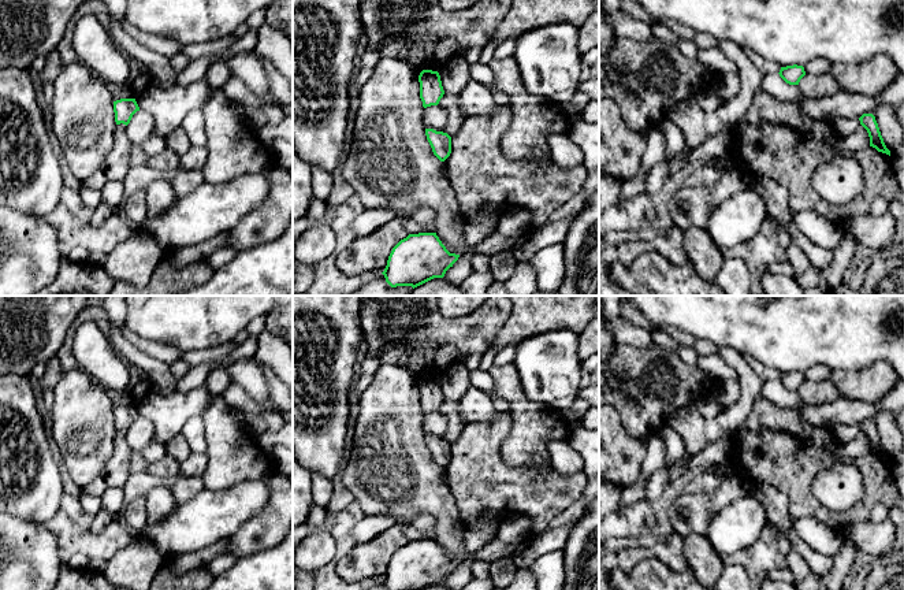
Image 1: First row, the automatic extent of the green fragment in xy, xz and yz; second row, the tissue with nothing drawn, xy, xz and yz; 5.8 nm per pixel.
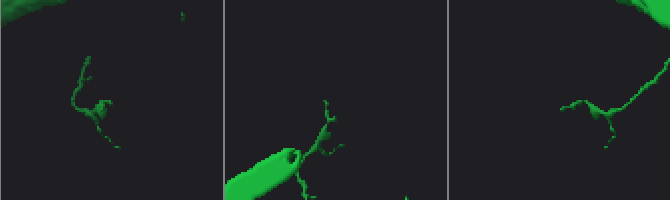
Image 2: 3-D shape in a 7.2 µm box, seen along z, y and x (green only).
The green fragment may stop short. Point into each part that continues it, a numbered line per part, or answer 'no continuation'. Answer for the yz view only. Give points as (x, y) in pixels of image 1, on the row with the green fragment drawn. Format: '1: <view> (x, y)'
no continuation

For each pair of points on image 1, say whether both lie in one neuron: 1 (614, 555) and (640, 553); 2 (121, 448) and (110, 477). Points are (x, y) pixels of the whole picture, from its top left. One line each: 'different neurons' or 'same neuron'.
1: same neuron
2: same neuron

